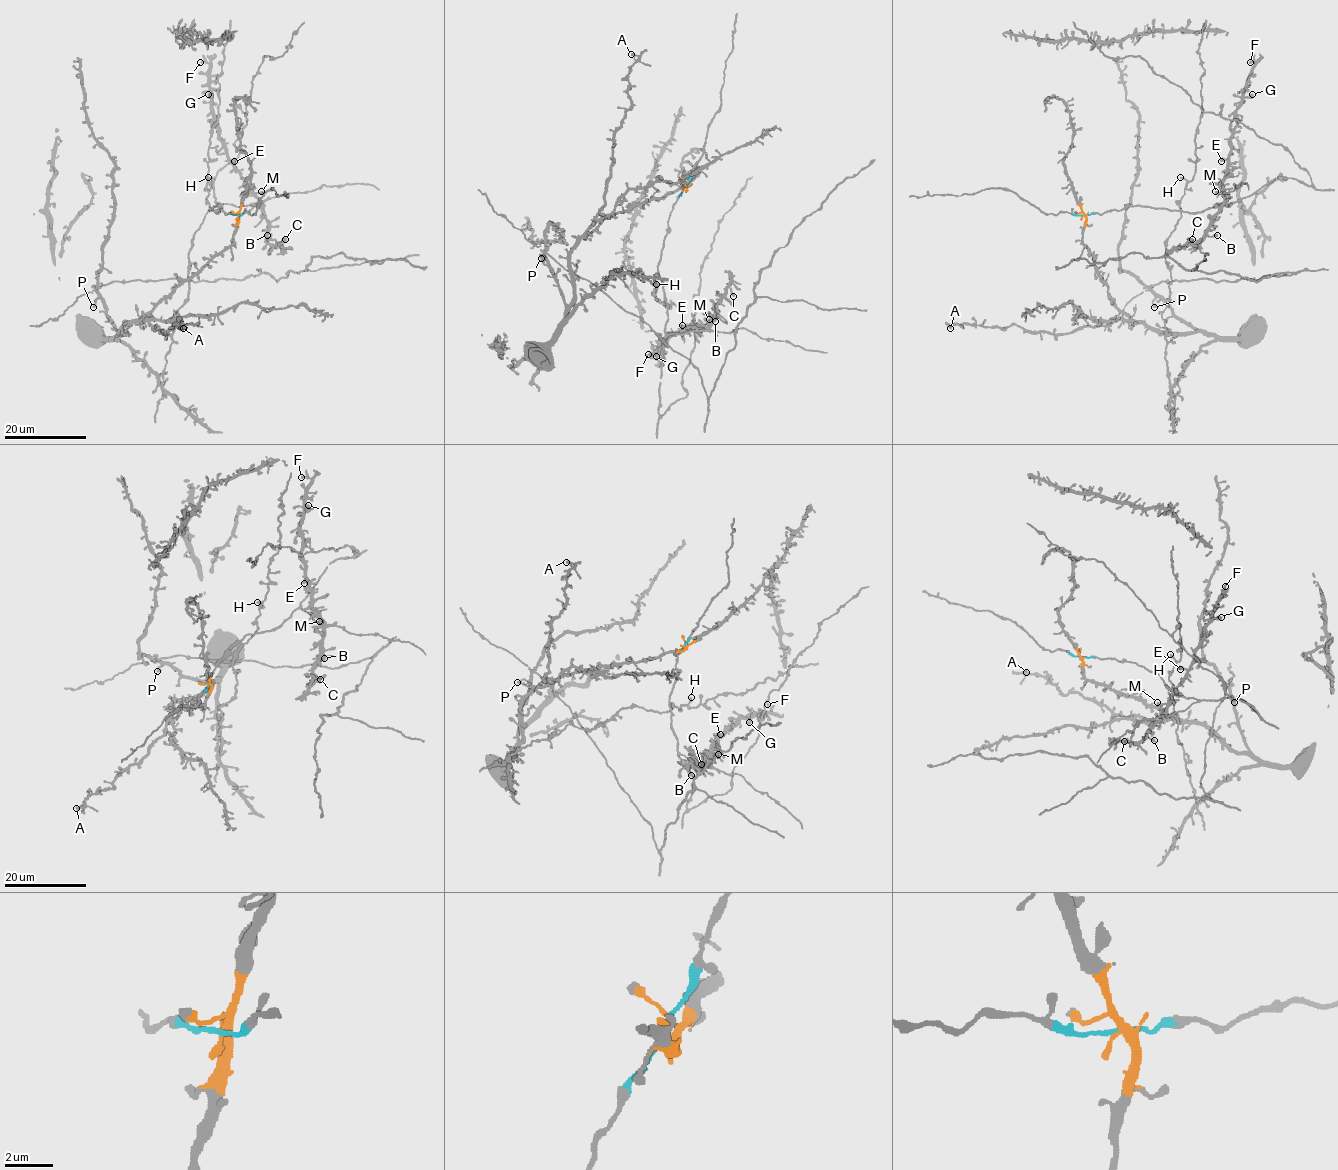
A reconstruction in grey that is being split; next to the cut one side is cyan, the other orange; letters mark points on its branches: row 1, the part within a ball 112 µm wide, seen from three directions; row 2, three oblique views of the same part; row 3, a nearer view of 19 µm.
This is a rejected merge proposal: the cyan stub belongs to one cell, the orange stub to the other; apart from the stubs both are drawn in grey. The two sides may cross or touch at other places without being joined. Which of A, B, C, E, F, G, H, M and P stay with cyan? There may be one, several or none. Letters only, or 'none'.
B, C, E, F, G, M

